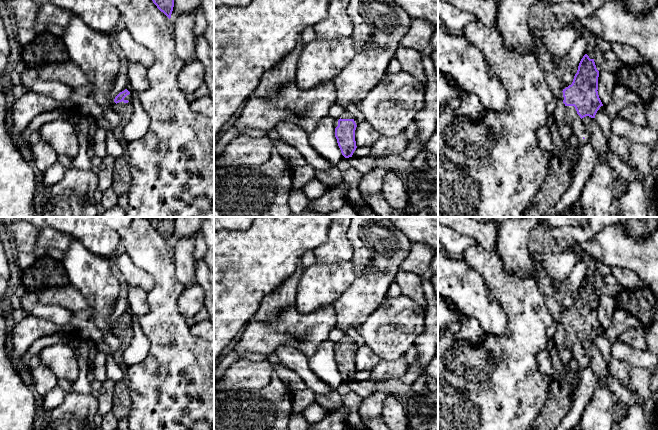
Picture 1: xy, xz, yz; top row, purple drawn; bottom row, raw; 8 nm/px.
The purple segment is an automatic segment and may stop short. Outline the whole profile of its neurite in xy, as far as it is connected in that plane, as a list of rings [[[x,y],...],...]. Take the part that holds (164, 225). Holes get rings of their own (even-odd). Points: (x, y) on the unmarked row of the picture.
[[[145,217],[169,243],[174,231],[175,217]]]

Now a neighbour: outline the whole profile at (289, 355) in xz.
[[[291,343],[281,344],[274,353],[282,364],[295,371],[316,395],[328,395],[334,389],[321,381],[309,368],[309,357]]]

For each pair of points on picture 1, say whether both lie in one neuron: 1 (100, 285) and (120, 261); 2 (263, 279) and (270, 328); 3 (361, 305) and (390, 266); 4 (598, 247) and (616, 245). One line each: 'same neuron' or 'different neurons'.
1: different neurons
2: different neurons
3: same neuron
4: same neuron

